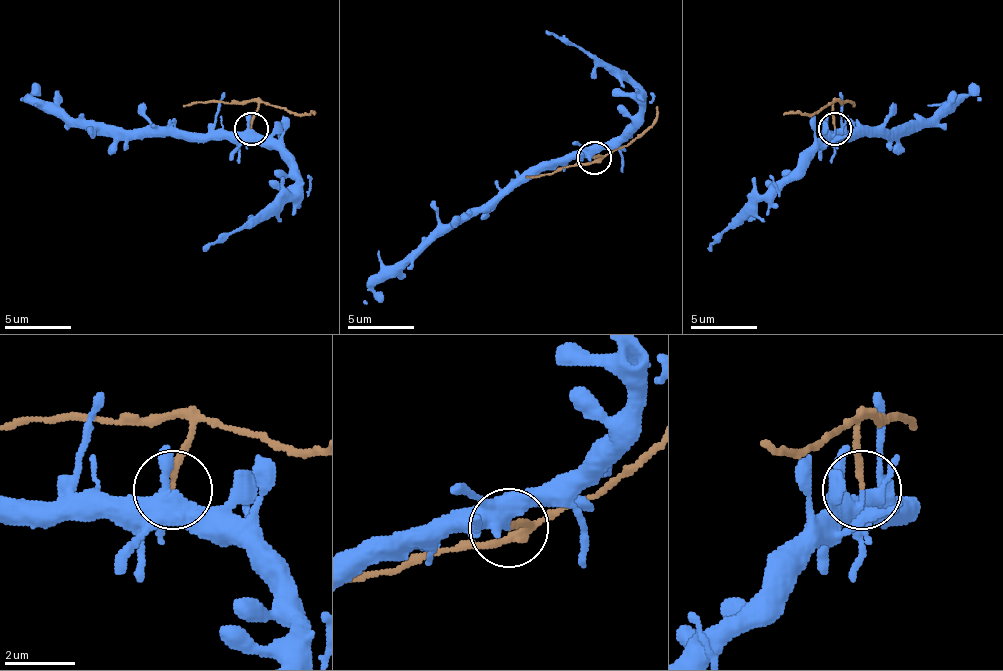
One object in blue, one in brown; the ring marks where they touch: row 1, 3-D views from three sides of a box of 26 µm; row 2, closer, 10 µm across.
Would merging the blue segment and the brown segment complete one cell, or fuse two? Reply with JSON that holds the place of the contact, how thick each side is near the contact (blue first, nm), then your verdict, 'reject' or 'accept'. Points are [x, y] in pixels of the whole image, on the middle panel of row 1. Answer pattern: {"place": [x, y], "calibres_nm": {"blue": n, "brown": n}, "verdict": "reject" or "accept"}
{"place": [594, 157], "calibres_nm": {"blue": 280, "brown": 170}, "verdict": "reject"}

